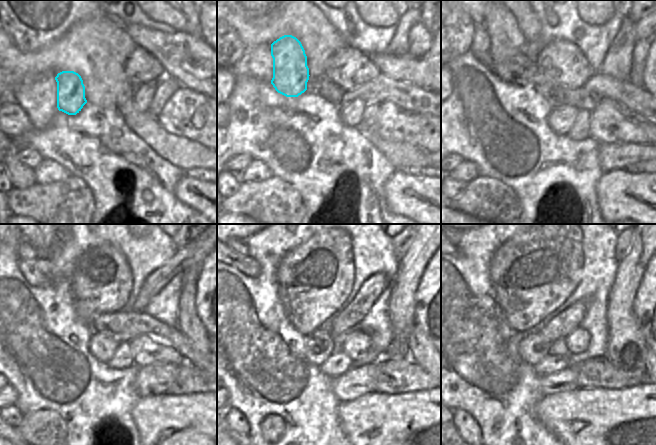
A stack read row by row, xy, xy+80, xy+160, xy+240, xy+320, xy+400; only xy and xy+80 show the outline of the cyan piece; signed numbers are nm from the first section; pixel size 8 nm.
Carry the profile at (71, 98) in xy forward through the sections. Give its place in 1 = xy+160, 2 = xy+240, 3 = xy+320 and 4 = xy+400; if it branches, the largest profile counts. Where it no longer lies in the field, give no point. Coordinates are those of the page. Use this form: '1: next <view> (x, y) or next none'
1: next xy+160 (508, 44)
2: next xy+240 (43, 244)
3: next none
4: next none

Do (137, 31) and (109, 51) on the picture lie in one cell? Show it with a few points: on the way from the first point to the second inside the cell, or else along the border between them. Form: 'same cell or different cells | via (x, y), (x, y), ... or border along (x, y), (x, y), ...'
different cells | border along (111, 22), (116, 24), (137, 46)

